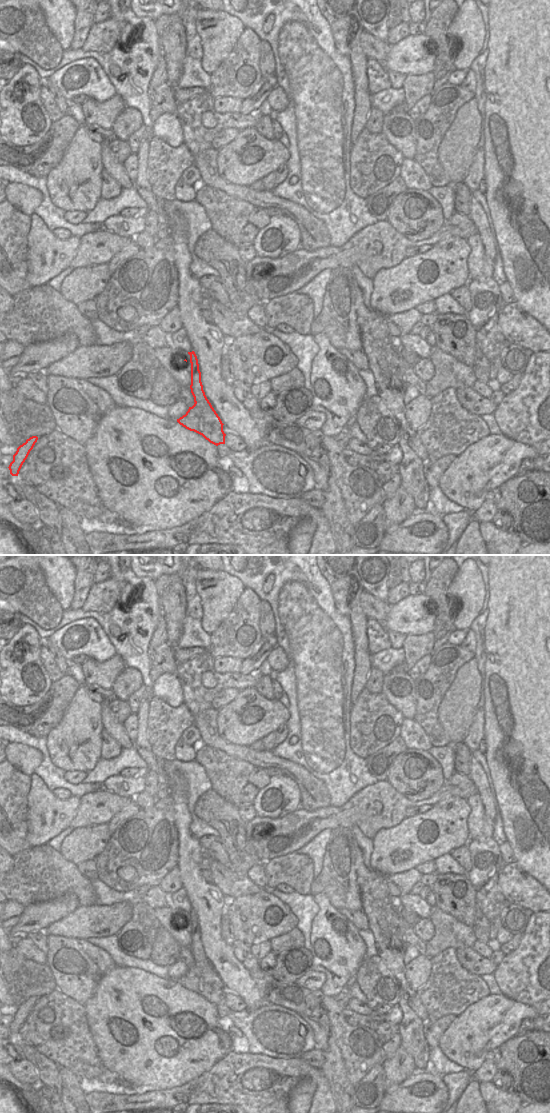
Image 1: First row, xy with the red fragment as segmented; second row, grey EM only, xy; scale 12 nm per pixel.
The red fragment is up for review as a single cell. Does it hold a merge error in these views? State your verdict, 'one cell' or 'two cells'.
one cell

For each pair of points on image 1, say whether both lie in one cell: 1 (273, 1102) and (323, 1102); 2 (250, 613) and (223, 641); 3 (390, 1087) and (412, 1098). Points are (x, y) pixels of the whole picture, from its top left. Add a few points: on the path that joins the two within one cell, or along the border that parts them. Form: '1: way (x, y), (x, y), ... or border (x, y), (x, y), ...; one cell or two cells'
1: way (286, 1084), (297, 1073), (312, 1073), (322, 1084); one cell
2: way (243, 620), (230, 634); one cell
3: border (413, 1073), (391, 1093), (385, 1094); two cells

